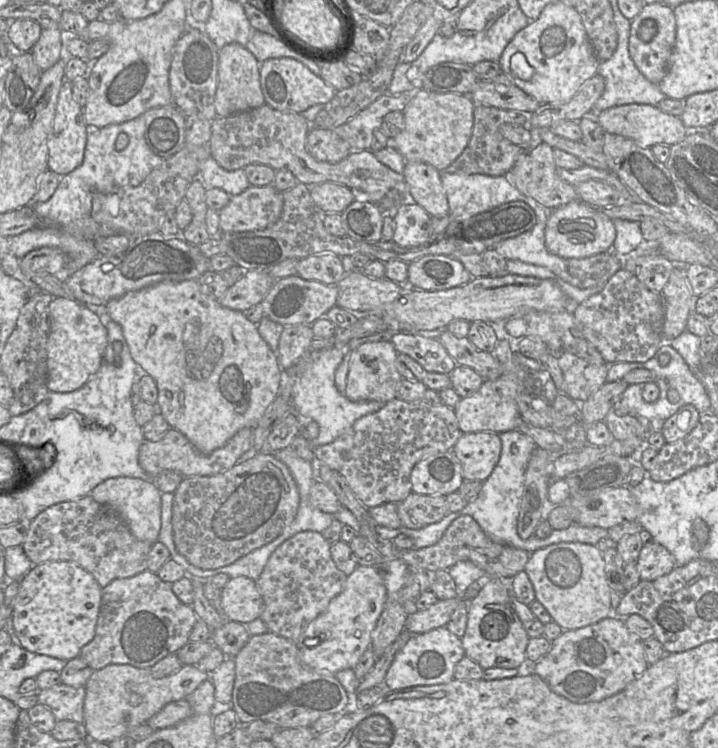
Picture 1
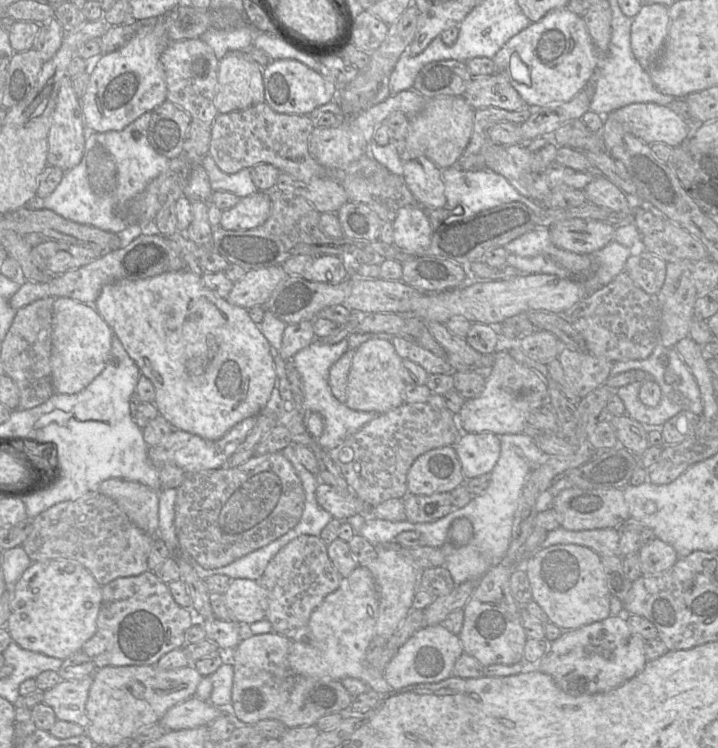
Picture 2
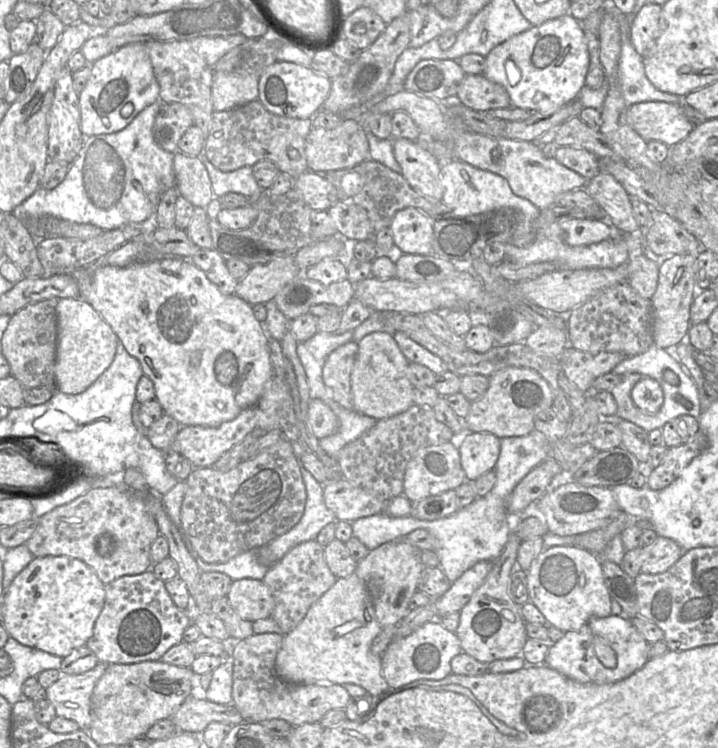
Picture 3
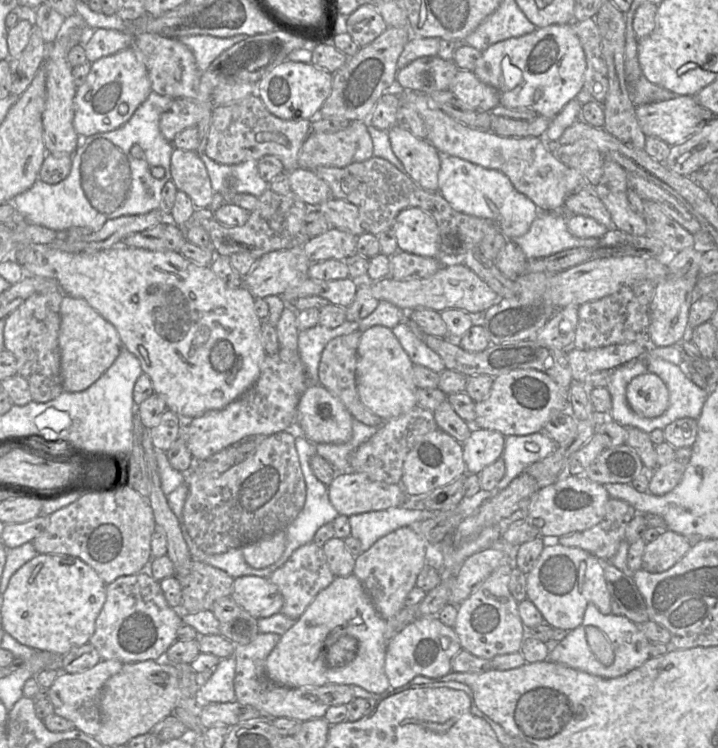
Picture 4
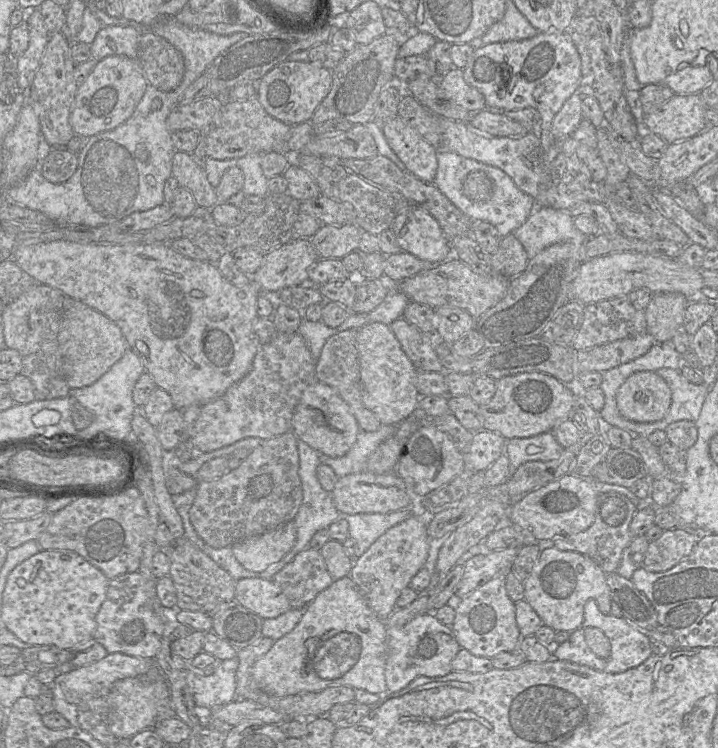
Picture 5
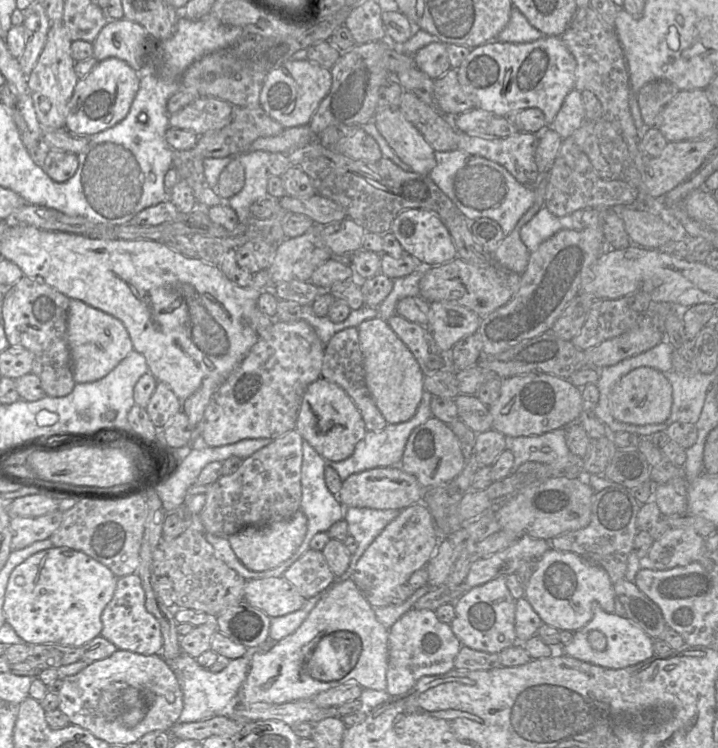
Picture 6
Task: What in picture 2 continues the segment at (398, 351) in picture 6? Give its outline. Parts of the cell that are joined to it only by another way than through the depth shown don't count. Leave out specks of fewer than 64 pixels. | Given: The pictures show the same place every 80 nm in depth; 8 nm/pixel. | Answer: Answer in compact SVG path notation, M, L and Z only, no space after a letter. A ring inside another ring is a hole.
M369 339L356 350L352 360L348 384L346 405L353 410L388 412L404 403L405 382L402 378L402 358L397 354L389 340Z

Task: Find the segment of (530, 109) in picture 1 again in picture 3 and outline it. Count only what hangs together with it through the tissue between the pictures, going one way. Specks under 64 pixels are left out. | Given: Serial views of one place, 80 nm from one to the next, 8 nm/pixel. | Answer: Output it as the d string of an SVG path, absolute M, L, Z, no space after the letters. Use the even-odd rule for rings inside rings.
M466 74L459 84L457 98L463 105L477 111L511 107L506 89L484 75Z

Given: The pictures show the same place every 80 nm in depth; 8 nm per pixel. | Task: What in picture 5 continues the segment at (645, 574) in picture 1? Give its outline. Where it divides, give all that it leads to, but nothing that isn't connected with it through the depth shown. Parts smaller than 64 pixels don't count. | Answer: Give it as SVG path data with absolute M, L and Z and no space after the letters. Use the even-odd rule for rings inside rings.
M683 529L665 530L662 535L649 542L641 566L649 572L664 572L687 557L697 543L697 538Z

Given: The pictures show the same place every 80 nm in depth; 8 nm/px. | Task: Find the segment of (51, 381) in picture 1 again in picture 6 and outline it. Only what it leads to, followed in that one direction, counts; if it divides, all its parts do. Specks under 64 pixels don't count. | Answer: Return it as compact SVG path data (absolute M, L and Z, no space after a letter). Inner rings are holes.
M76 299L69 301L67 341L73 379L78 384L95 382L105 377L134 350L129 334L120 320Z

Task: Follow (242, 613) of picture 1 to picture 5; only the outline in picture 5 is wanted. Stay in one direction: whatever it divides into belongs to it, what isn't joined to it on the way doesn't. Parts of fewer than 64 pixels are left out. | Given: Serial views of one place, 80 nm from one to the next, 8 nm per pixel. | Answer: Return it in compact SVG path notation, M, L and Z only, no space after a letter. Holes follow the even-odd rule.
M273 579L237 580L234 599L262 619L276 618L291 609L288 598Z

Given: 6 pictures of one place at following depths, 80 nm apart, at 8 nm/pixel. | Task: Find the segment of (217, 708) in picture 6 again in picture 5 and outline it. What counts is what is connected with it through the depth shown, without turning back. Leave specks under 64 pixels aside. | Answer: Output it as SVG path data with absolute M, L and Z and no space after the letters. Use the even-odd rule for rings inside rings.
M236 657L221 661L218 669L212 675L202 676L194 673L193 695L195 704L201 711L204 713L212 711L236 699L236 672L238 664Z

